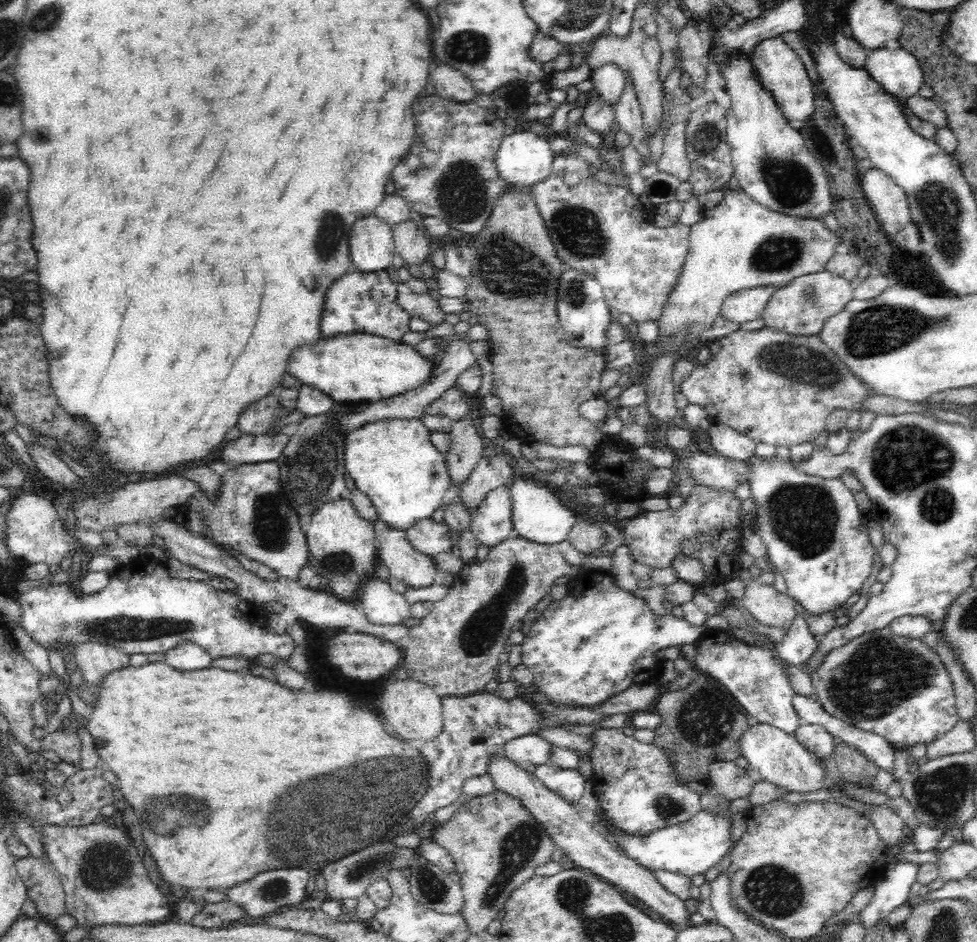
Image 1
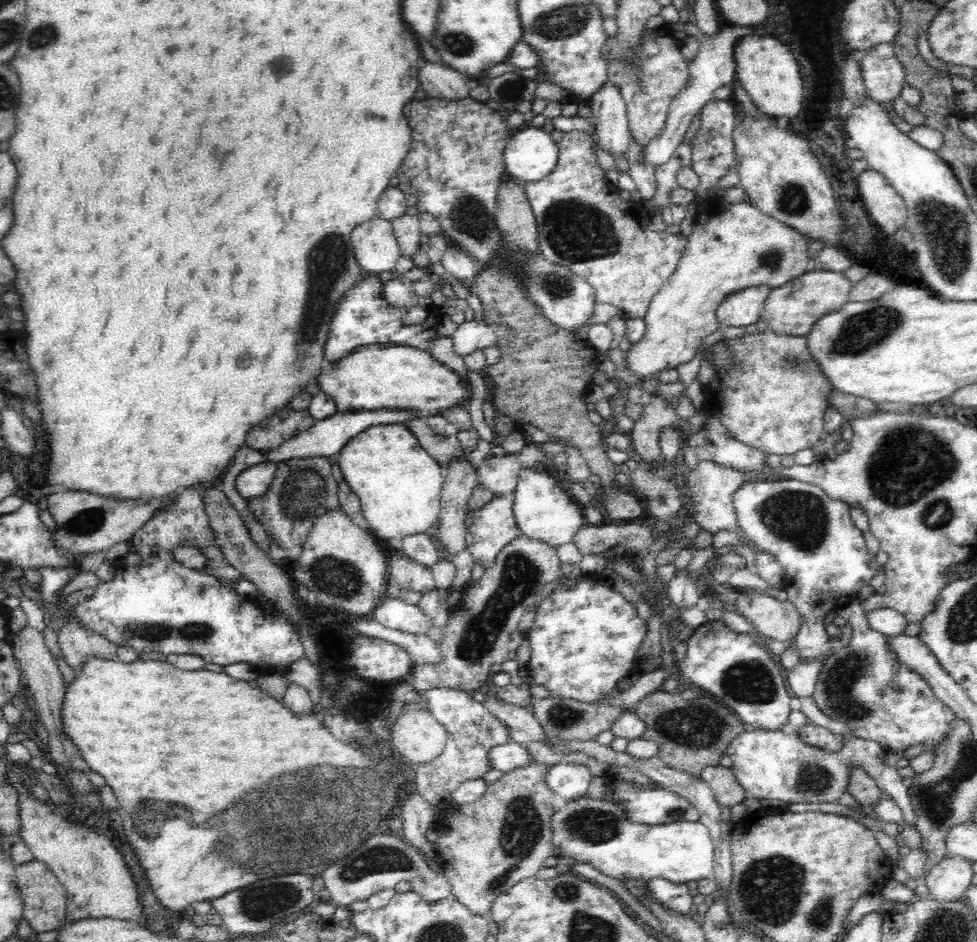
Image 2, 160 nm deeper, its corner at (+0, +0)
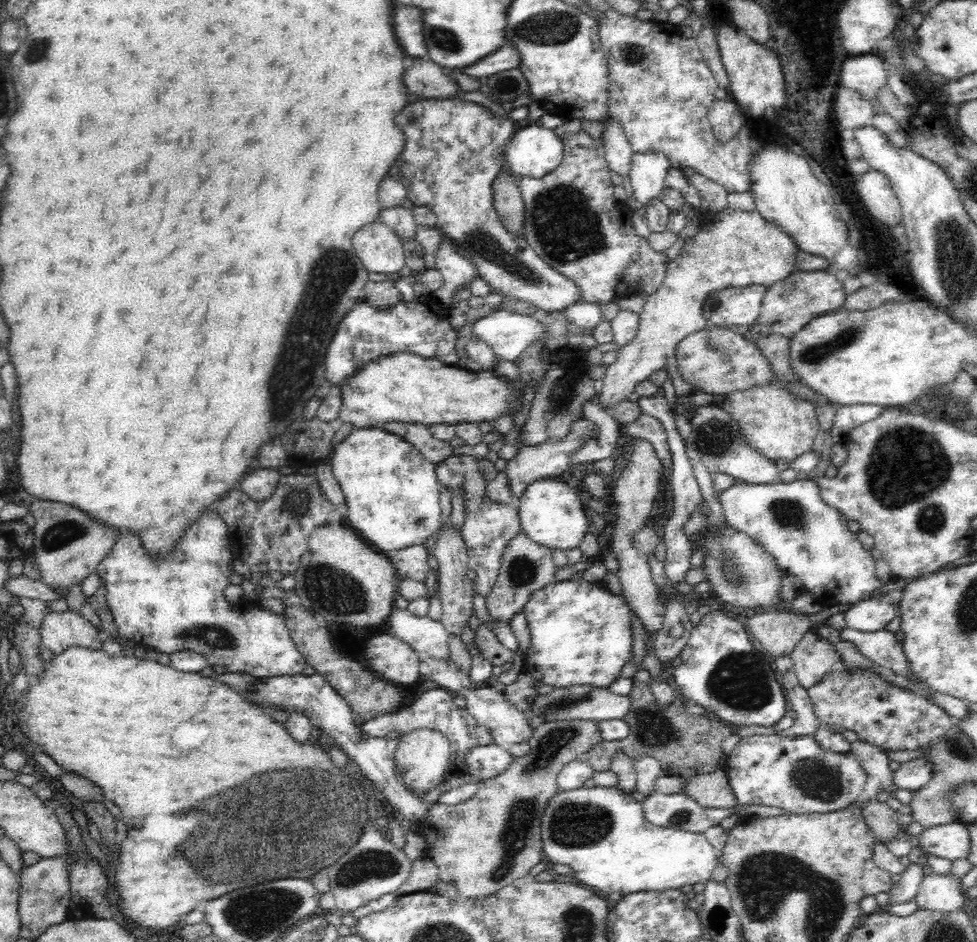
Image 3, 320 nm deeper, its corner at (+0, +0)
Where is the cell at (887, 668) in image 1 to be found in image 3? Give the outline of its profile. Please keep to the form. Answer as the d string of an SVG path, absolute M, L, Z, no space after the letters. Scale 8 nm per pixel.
M844 662L830 672L830 676L822 678L808 688L808 696L812 700L814 715L818 717L821 725L832 728L839 733L846 733L851 737L858 738L872 746L890 750L916 750L926 747L926 744L934 743L944 736L954 721L942 708L936 704L926 702L920 692L908 692L908 689L898 688L884 678L880 678L876 672L860 670L860 668L846 669Z

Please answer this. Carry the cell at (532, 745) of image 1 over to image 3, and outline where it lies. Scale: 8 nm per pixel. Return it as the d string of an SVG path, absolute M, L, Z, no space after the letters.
M494 742L488 746L477 746L465 754L467 773L472 774L477 782L488 780L502 774L513 758L508 747Z

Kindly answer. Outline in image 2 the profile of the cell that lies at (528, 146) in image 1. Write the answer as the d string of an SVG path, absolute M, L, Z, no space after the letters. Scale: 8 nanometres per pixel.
M529 127L516 131L503 150L503 164L509 179L520 184L538 182L558 162L558 145L549 129Z

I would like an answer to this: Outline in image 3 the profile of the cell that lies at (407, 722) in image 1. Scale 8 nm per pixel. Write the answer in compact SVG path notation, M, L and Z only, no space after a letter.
M416 728L402 733L398 740L398 748L395 750L395 772L408 790L422 796L432 792L444 778L450 762L450 743L441 732L430 728Z

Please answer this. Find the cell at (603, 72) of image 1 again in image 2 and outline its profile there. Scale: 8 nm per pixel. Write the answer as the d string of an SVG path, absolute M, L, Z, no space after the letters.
M606 82L604 87L591 96L591 120L595 124L595 136L602 150L613 158L628 156L631 132L627 108L618 87Z

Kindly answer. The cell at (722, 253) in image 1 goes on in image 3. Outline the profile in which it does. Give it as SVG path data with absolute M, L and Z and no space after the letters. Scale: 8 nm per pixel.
M757 209L722 210L716 222L704 224L700 232L686 240L680 254L670 263L660 288L647 296L636 336L619 348L618 360L606 366L602 390L596 396L599 406L610 411L616 402L628 399L639 382L664 368L669 370L679 398L692 395L694 388L678 374L676 348L683 338L710 327L704 315L706 298L725 288L744 288L754 283L772 286L794 272L798 252L793 238L762 218Z

